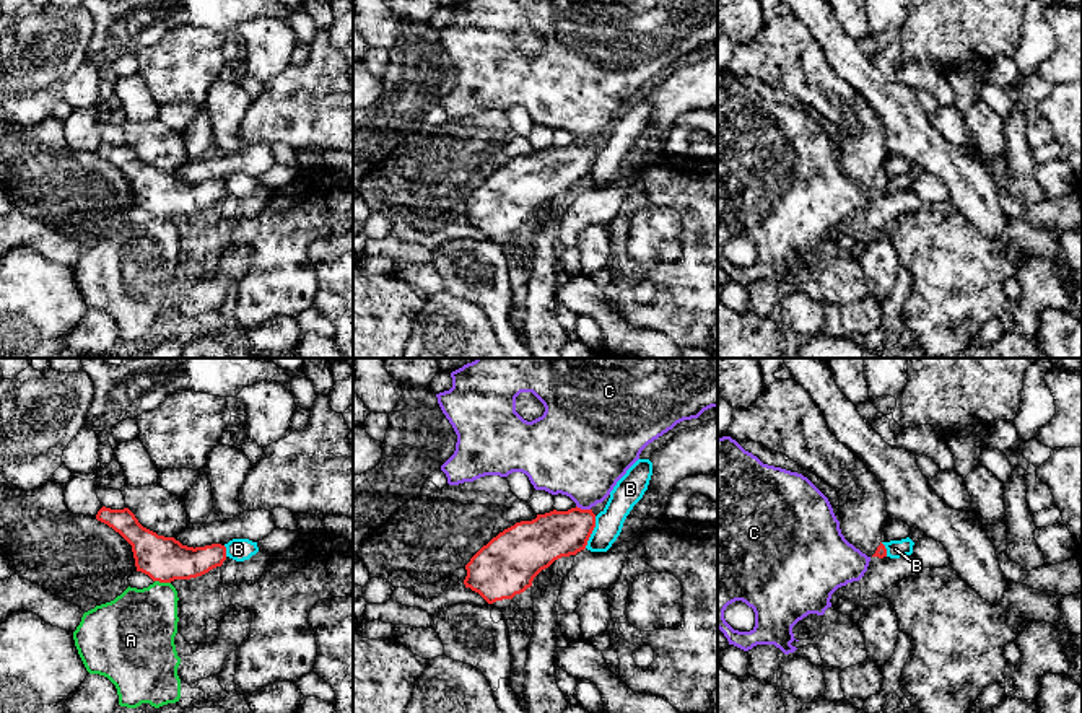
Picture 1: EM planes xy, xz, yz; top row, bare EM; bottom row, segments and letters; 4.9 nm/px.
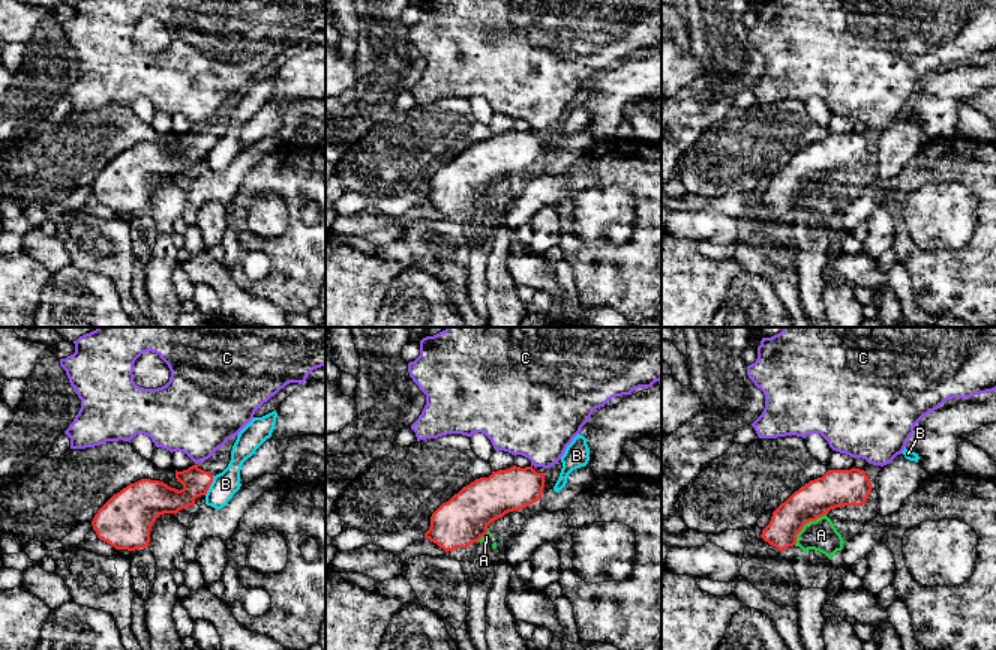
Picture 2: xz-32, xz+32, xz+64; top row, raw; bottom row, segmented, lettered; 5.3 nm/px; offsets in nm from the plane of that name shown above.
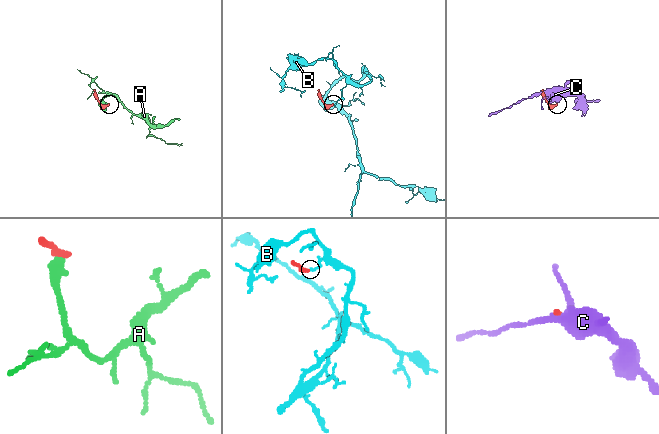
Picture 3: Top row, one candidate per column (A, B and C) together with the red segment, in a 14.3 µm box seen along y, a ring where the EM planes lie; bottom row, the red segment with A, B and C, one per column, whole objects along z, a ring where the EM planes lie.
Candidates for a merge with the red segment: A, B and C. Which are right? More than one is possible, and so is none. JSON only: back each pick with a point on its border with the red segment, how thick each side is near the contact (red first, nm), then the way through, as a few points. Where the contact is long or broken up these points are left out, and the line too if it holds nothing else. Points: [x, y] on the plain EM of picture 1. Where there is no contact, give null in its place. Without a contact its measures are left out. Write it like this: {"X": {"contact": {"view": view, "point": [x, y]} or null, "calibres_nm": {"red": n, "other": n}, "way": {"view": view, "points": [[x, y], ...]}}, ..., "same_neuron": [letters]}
{"same_neuron": []}

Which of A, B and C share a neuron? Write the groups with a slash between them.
A / B / C

